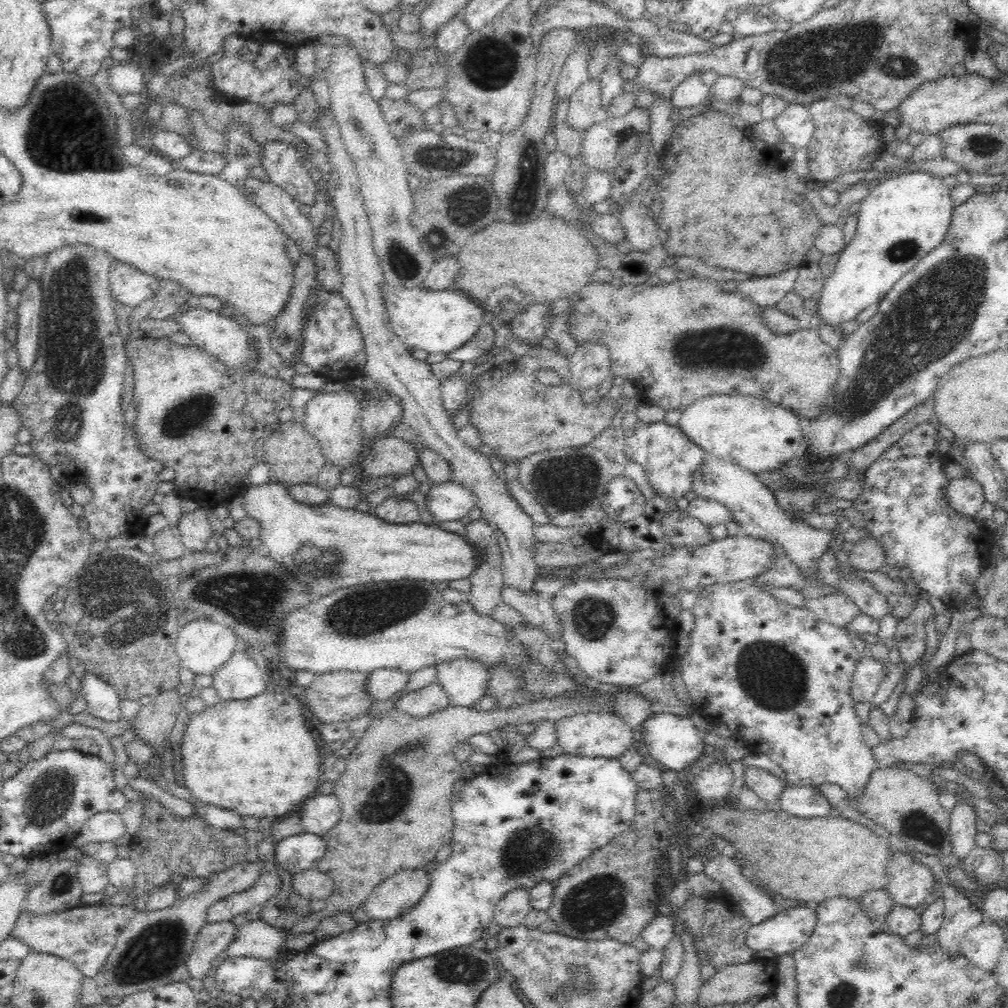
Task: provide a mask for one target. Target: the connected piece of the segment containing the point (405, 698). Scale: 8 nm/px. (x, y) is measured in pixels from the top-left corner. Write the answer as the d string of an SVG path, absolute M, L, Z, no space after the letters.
M434 681L420 689L402 695L395 702L394 708L400 709L410 716L424 718L448 705L450 705L449 698L444 687Z

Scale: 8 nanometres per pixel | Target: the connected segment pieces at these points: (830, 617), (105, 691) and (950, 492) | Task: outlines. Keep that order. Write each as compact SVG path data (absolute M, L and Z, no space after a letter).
M844 593L804 599L807 608L818 620L845 627L861 613L860 607Z
M86 672L77 694L87 702L87 711L98 719L117 721L122 718L121 698L116 687L97 674Z
M972 477L951 479L946 488L949 506L966 516L974 517L987 502L982 485Z

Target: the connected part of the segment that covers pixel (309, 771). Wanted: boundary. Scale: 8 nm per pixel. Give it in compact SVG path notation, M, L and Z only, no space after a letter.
M278 689L273 691L264 690L249 699L220 700L218 704L212 704L212 706L206 705L206 708L201 713L190 715L184 735L178 742L181 750L184 785L202 803L231 810L242 817L252 816L276 820L277 818L288 815L288 812L296 812L296 808L300 809L300 804L303 804L308 798L317 793L317 787L321 783L321 764L323 757L318 753L318 745L316 745L316 741L312 738L312 733L308 731L304 720L302 712L300 712L300 700L296 700L288 692L280 692Z

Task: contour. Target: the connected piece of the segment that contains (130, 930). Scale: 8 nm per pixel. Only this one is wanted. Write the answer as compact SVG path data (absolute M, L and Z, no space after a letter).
M259 856L254 862L245 861L241 864L234 864L231 868L213 876L211 882L206 887L203 887L203 890L193 892L190 896L179 899L169 908L152 910L152 912L144 910L144 912L139 912L137 916L134 916L128 922L128 925L120 931L112 952L102 965L102 970L98 972L98 975L93 977L102 996L105 996L110 1001L116 1002L134 992L151 990L152 988L169 984L170 982L180 983L188 981L191 977L186 960L188 960L188 956L192 952L194 940L196 940L200 928L207 923L208 908L214 902L224 900L224 898L236 894L235 892L251 888L256 883L256 880L258 880L259 875L263 874L263 862L261 862L260 858L264 858L264 856Z

